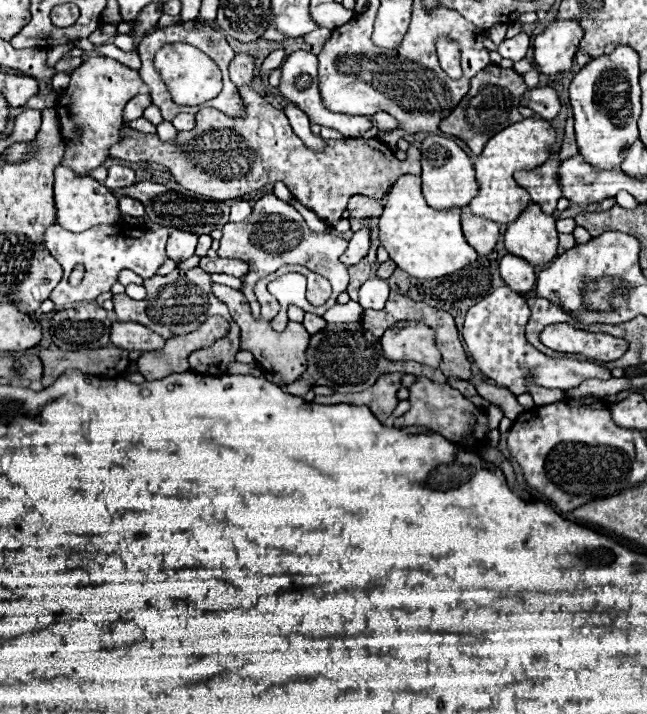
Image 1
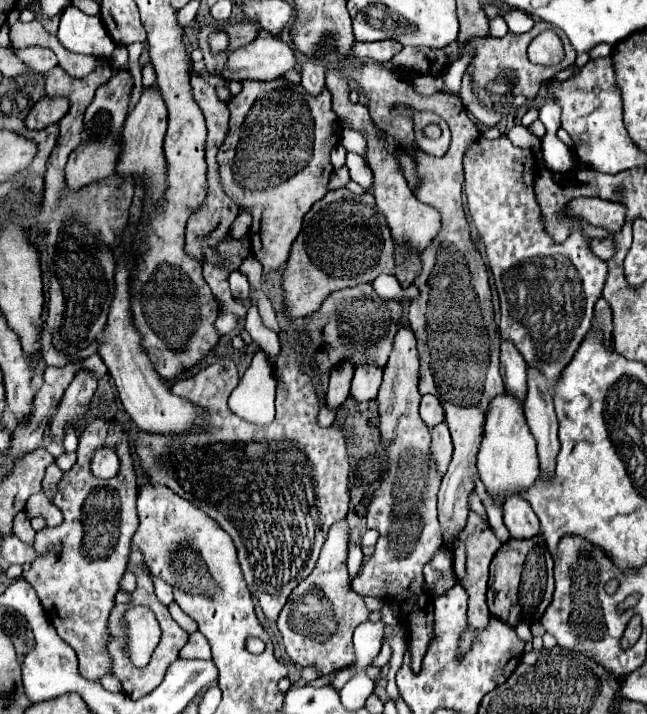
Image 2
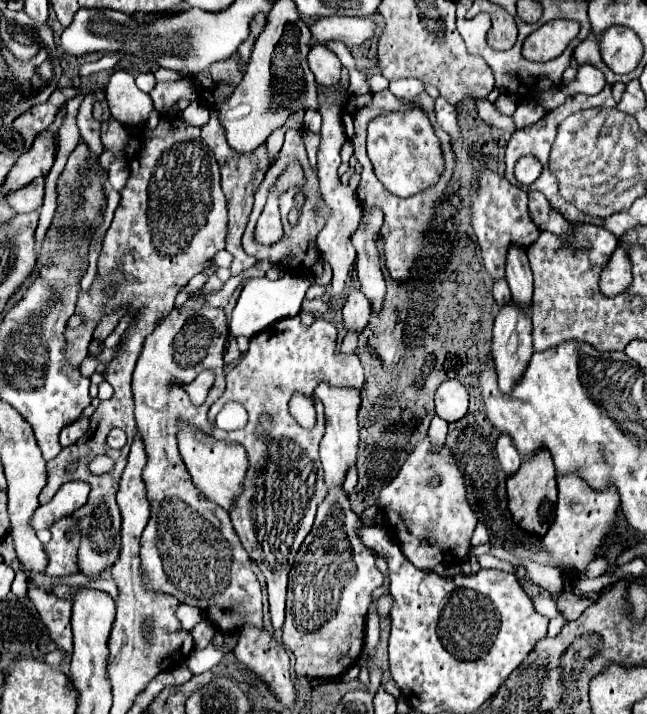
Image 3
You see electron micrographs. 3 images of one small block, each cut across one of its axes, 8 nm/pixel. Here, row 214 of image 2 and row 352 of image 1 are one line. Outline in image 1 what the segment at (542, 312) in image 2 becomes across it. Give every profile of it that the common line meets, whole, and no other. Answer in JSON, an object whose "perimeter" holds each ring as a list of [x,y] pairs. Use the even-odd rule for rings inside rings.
{"perimeter":[[[508,286],[496,288],[492,294],[488,294],[484,300],[474,304],[464,318],[462,336],[464,342],[478,364],[480,372],[496,382],[496,386],[508,388],[514,394],[528,392],[528,374],[532,374],[536,386],[544,388],[560,388],[568,390],[578,386],[580,382],[588,378],[612,378],[610,370],[592,362],[582,360],[568,360],[568,358],[548,358],[546,354],[538,352],[532,344],[524,338],[524,326],[530,318],[530,306],[526,304],[526,298],[512,292]]]}

